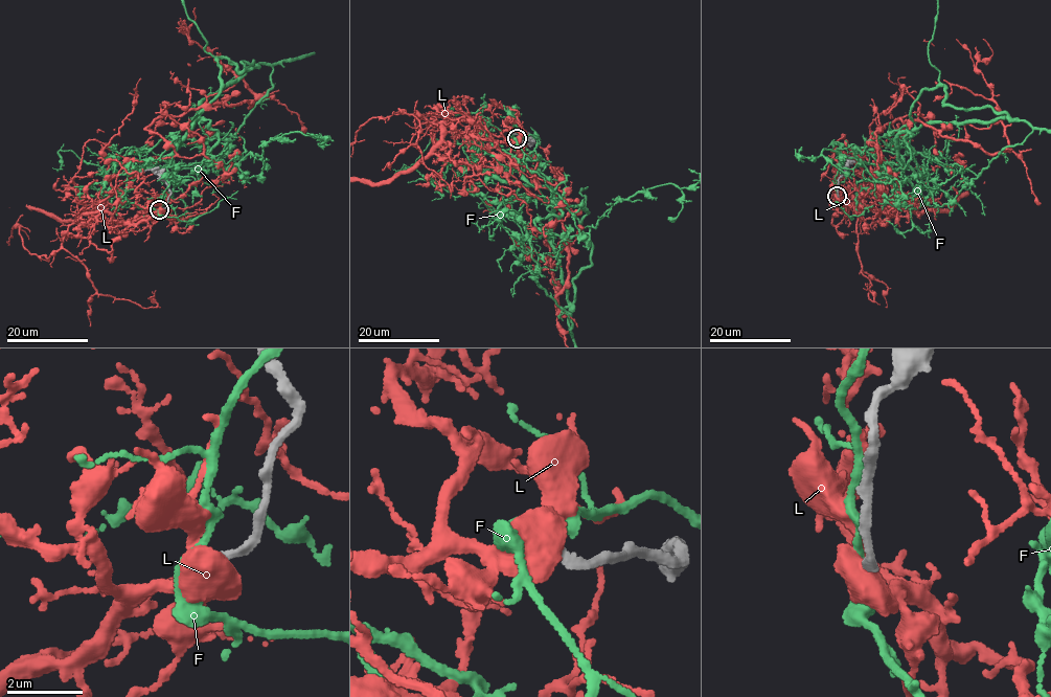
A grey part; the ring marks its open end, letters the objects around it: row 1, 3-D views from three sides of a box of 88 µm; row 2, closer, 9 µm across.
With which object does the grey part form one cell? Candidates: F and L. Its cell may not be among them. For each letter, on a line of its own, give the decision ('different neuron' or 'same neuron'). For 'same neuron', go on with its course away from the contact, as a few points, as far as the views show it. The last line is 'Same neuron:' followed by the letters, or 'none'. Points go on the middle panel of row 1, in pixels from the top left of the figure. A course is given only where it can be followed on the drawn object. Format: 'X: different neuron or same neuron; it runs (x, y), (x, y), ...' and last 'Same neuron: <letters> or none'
F: different neuron
L: different neuron
Same neuron: none

